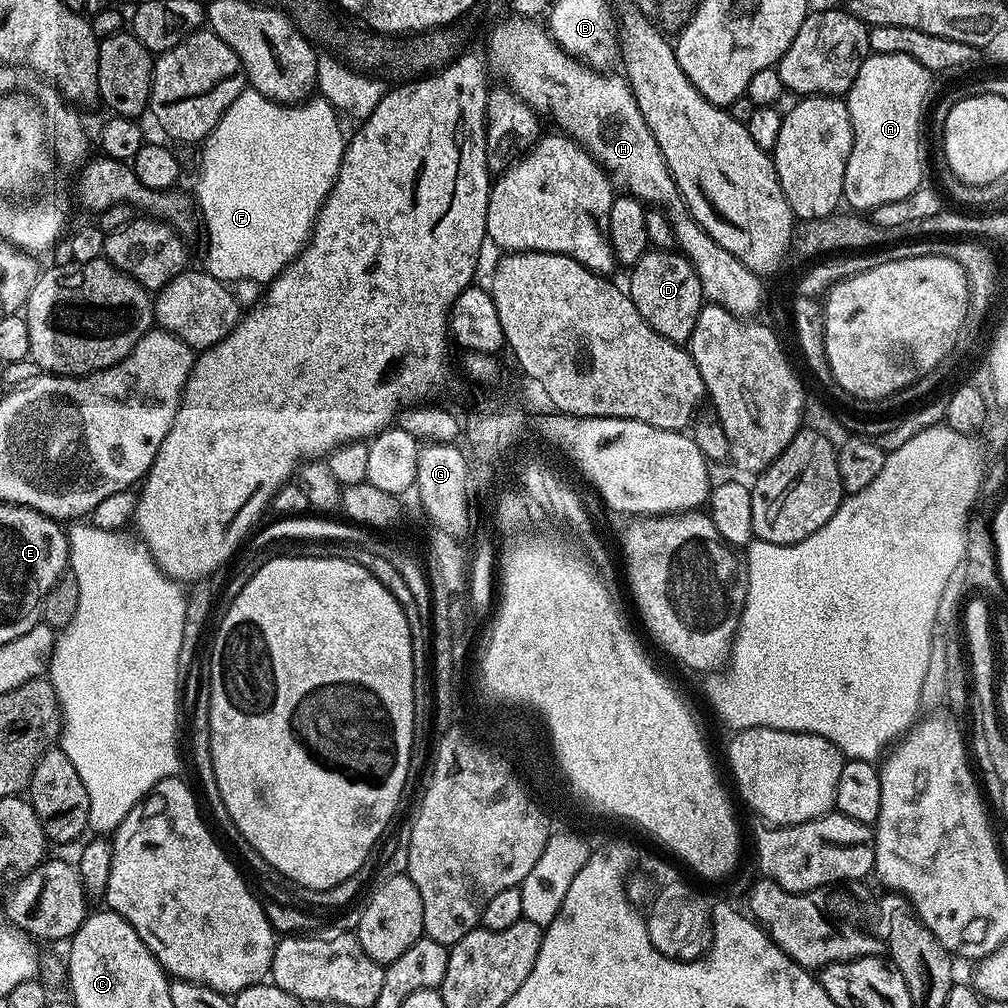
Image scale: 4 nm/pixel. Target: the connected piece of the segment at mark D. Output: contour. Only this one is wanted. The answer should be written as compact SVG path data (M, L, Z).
M649 250L642 254L642 258L638 258L636 264L631 265L629 272L632 273L628 276L626 291L629 298L634 302L638 314L642 314L642 318L648 325L658 334L662 334L662 338L666 338L670 342L681 346L687 345L694 334L694 322L698 322L698 314L706 303L706 297L702 290L702 282L698 278L698 274L694 270L692 263L679 250L670 252Z

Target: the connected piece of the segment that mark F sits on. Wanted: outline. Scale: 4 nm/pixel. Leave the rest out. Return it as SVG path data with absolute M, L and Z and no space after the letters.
M250 86L245 87L244 92L238 94L238 98L234 98L234 102L228 107L226 114L222 114L208 139L203 141L204 153L200 156L200 177L196 180L196 196L194 195L198 216L204 219L204 228L208 231L208 257L205 258L203 267L211 276L225 282L253 280L254 283L260 284L259 286L267 286L304 249L308 237L312 234L312 225L316 223L316 215L320 213L320 207L338 178L338 170L344 157L346 132L344 136L339 118L341 119L331 102L323 98L309 98L298 104L277 104L276 101L258 94Z

